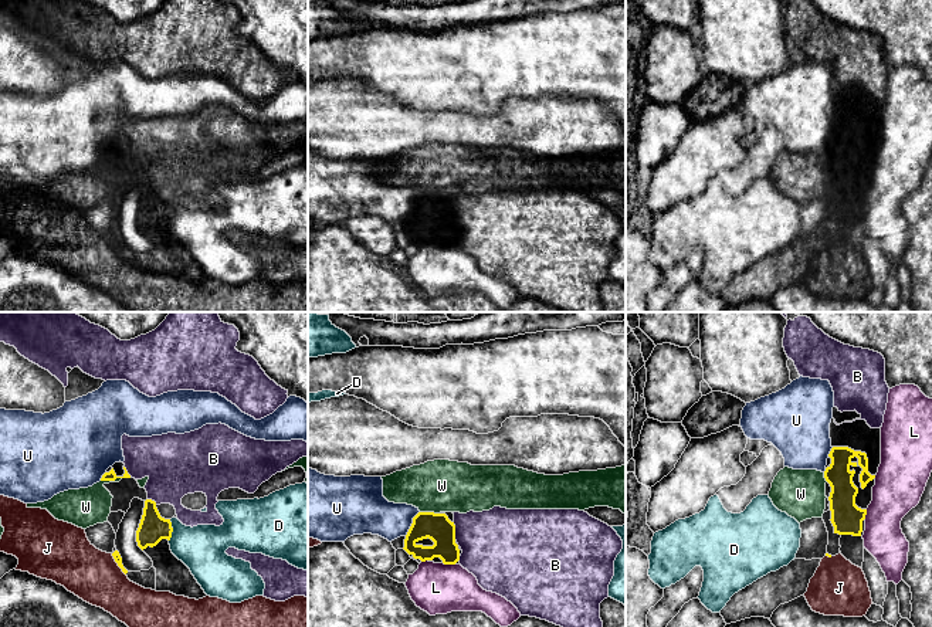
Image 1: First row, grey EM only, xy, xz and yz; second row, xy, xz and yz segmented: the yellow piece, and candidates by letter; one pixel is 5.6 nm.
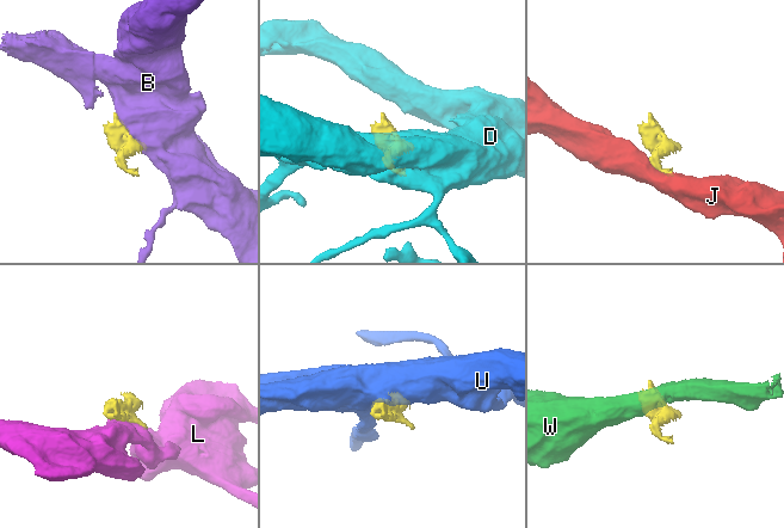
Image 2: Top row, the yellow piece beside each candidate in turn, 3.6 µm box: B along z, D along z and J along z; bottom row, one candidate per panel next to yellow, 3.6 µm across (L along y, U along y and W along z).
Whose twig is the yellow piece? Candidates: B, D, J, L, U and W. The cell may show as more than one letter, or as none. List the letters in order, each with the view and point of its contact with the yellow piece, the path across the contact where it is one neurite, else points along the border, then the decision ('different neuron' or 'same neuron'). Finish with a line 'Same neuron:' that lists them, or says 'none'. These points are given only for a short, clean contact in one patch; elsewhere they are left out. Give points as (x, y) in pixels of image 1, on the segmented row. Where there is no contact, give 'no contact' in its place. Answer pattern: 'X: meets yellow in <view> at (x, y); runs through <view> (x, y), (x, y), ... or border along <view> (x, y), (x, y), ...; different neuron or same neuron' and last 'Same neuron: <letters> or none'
B: meets yellow in xz at (454, 531); different neuron
D: meets yellow in xy at (172, 531); border along xy (170, 519), (172, 536), (169, 541); different neuron
J: meets yellow in xy at (118, 565); border along xy (111, 553), (125, 575); different neuron
L: meets yellow in xz at (450, 563); different neuron
U: meets yellow in xz at (412, 524); border along xz (419, 511), (405, 535); different neuron
W: meets yellow in xy at (111, 480); border along xy (121, 477), (112, 481), (101, 481); different neuron
Same neuron: none

